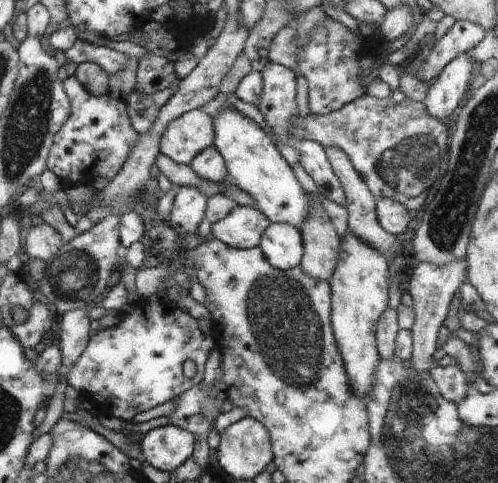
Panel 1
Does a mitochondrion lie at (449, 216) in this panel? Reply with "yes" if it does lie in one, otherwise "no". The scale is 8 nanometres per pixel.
yes

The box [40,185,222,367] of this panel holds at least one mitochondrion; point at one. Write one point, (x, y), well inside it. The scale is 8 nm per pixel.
(76, 274)

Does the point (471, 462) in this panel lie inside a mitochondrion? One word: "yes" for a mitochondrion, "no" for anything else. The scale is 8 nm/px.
yes

